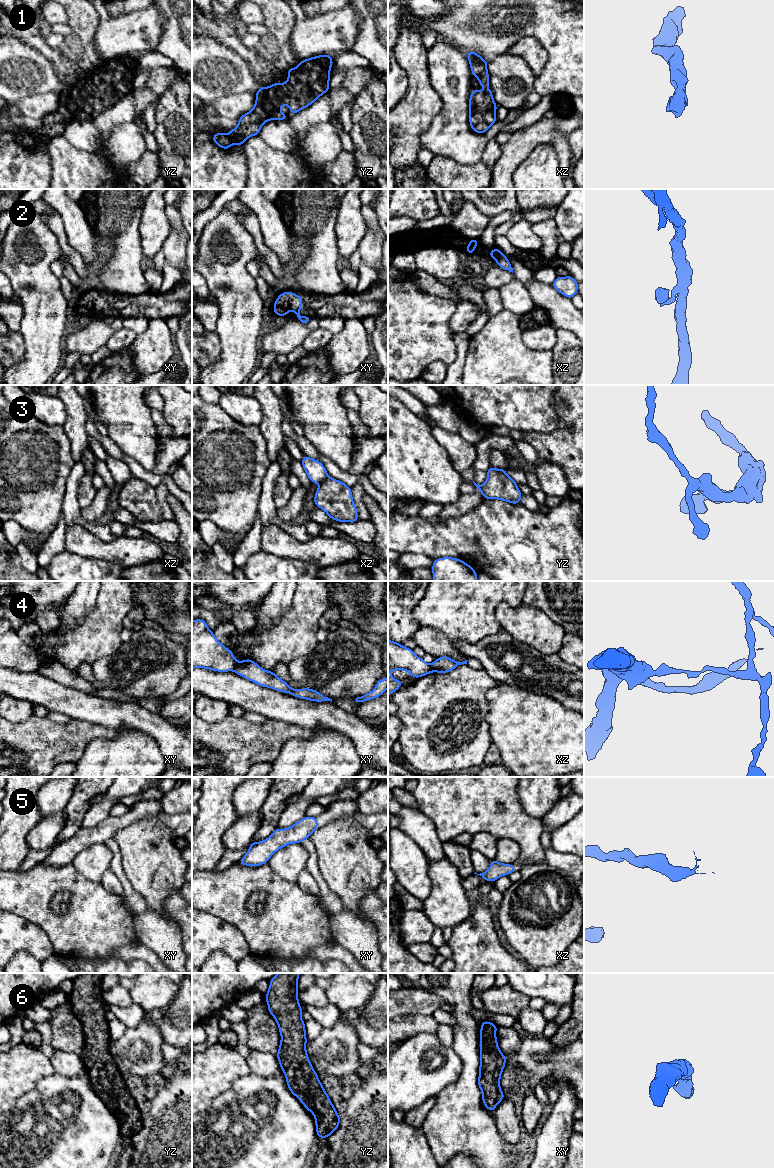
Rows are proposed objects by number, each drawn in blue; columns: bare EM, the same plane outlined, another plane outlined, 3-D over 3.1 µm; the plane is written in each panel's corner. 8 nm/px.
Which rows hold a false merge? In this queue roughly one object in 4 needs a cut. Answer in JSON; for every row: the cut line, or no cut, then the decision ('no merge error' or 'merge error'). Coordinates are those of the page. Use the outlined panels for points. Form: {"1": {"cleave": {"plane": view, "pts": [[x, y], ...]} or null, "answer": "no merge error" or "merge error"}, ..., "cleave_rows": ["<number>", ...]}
{"1": {"cleave": null, "answer": "no merge error"}, "2": {"cleave": {"plane": "xz", "pts": [[501, 252], [497, 254], [495, 260]]}, "answer": "merge error"}, "3": {"cleave": {"plane": "xz", "pts": [[328, 476], [319, 483]]}, "answer": "merge error"}, "4": {"cleave": {"plane": "xy", "pts": [[238, 662], [232, 669]]}, "answer": "merge error"}, "5": {"cleave": null, "answer": "no merge error"}, "6": {"cleave": null, "answer": "no merge error"}, "cleave_rows": ["2", "3", "4"]}

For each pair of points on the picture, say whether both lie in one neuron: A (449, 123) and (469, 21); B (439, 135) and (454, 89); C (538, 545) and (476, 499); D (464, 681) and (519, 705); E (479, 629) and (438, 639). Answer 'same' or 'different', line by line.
A: different
B: same
C: different
D: different
E: different

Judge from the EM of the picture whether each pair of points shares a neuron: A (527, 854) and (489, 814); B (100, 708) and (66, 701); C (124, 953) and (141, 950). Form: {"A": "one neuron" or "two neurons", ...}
{"A": "one neuron", "B": "one neuron", "C": "one neuron"}

